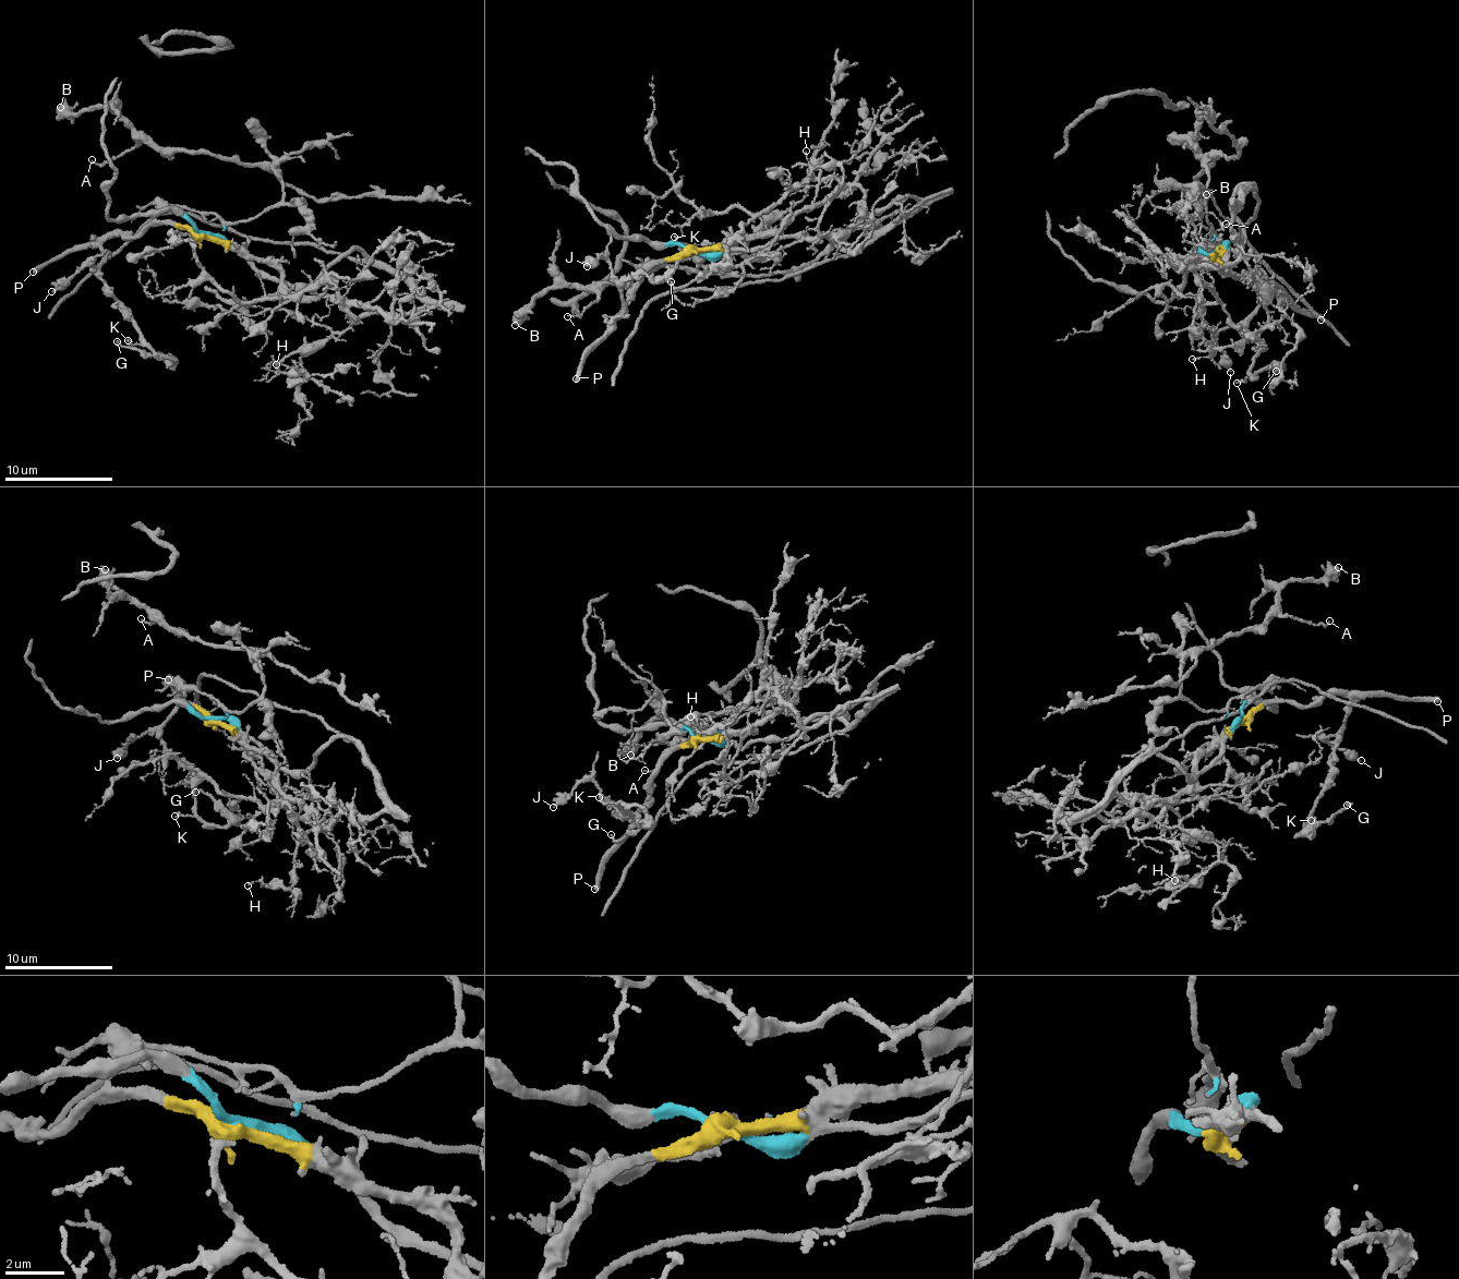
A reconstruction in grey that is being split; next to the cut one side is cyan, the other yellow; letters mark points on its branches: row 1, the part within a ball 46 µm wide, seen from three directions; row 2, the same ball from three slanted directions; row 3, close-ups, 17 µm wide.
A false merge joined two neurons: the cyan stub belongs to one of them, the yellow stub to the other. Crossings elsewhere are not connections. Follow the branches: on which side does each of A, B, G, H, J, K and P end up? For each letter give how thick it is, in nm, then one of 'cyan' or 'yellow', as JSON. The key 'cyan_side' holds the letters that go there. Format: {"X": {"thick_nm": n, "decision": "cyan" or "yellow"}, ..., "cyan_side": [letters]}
{"A": {"thick_nm": 140, "decision": "cyan"}, "B": {"thick_nm": 650, "decision": "cyan"}, "G": {"thick_nm": 170, "decision": "yellow"}, "H": {"thick_nm": 110, "decision": "cyan"}, "J": {"thick_nm": 340, "decision": "yellow"}, "K": {"thick_nm": 200, "decision": "yellow"}, "P": {"thick_nm": 360, "decision": "yellow"}, "cyan_side": ["A", "B", "H"]}

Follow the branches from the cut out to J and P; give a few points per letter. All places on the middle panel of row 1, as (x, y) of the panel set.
J: (692, 251), (683, 249), (654, 265), (616, 316), (625, 310), (605, 258), (587, 265)
P: (692, 251), (683, 249), (644, 273), (625, 303), (615, 330), (582, 360), (577, 378)

